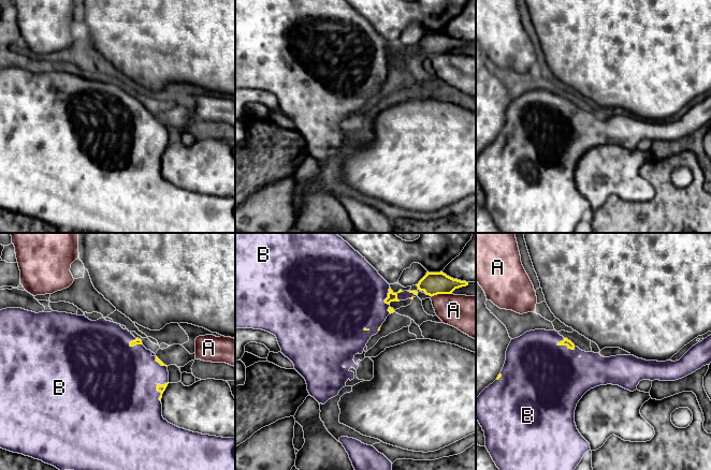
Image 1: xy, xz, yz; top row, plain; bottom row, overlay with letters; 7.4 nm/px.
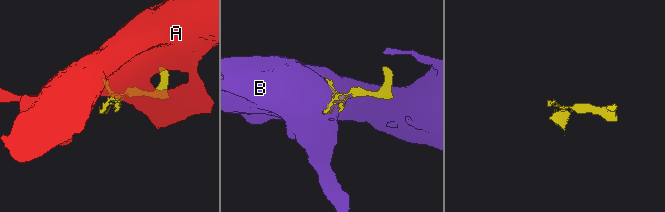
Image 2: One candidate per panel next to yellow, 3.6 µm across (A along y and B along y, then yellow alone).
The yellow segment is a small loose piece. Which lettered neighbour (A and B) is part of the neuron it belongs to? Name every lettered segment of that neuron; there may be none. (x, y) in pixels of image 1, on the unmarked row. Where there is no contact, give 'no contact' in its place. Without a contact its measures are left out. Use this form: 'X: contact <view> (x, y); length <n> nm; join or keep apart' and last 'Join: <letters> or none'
A: contact xz (441, 53); length 150 nm; keep apart
B: contact yz (566, 104); length 150 nm; join
Join: B

